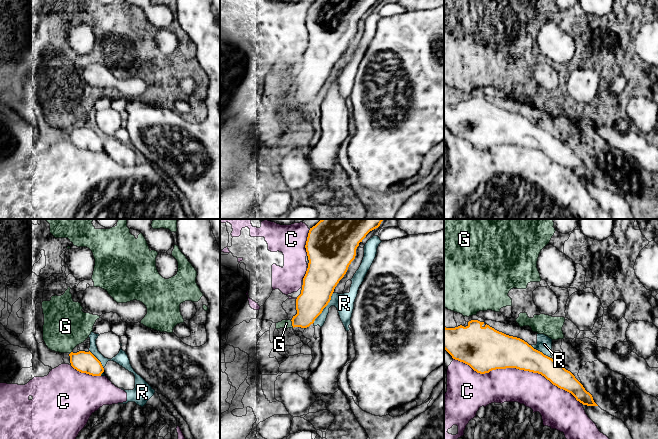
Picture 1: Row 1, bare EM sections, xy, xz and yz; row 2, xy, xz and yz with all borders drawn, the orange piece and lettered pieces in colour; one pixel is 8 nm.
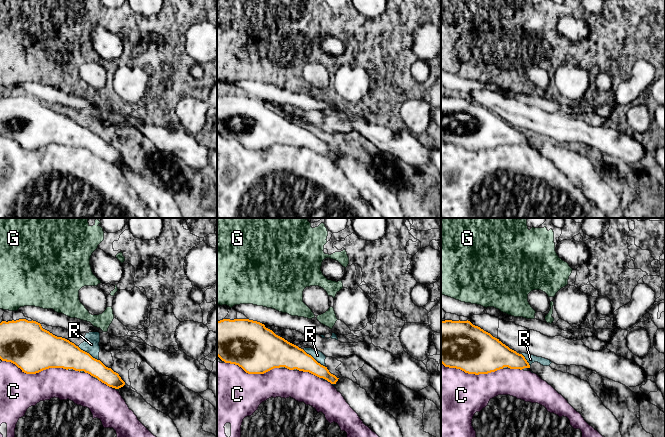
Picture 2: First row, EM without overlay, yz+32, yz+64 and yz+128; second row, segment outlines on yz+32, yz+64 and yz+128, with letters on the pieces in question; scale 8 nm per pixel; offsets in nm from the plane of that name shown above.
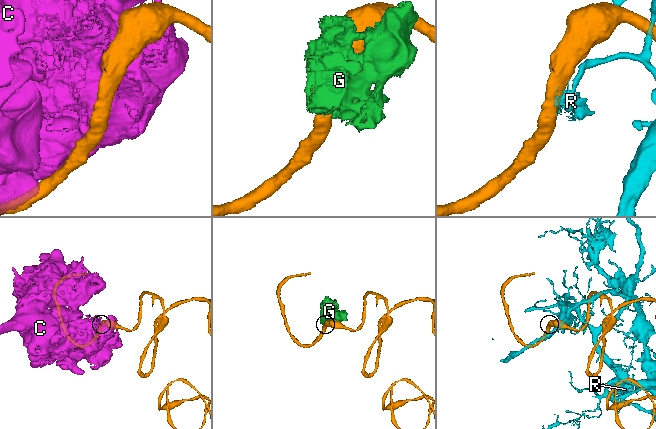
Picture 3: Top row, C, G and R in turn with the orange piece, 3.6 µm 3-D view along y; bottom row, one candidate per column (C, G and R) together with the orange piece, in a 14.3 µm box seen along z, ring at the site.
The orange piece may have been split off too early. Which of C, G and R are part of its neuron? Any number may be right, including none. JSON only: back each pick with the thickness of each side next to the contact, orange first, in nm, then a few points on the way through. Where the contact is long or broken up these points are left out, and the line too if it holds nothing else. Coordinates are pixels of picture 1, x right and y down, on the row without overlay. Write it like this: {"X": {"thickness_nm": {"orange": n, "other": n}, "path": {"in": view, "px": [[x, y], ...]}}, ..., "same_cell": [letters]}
{"same_cell": []}

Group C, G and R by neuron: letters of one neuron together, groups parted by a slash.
C / G / R

